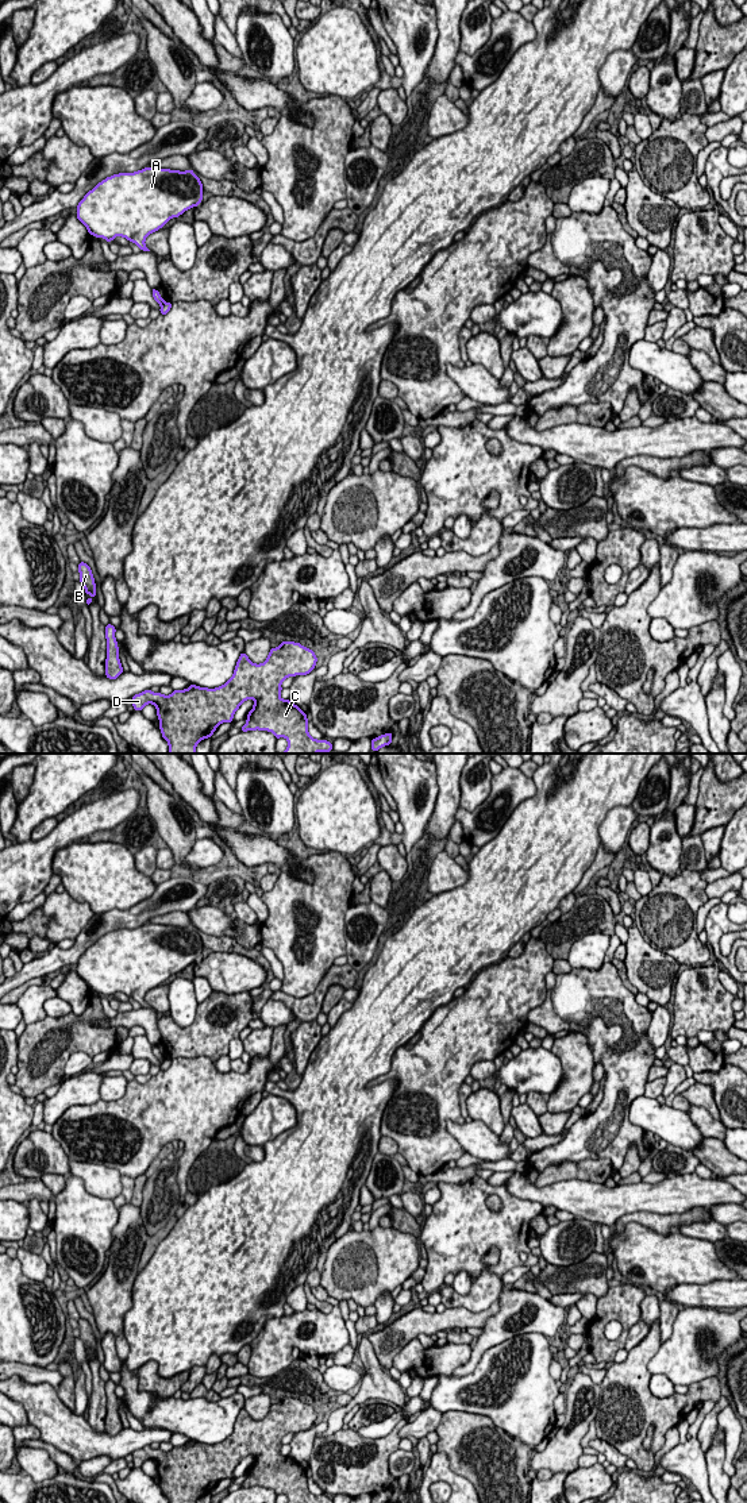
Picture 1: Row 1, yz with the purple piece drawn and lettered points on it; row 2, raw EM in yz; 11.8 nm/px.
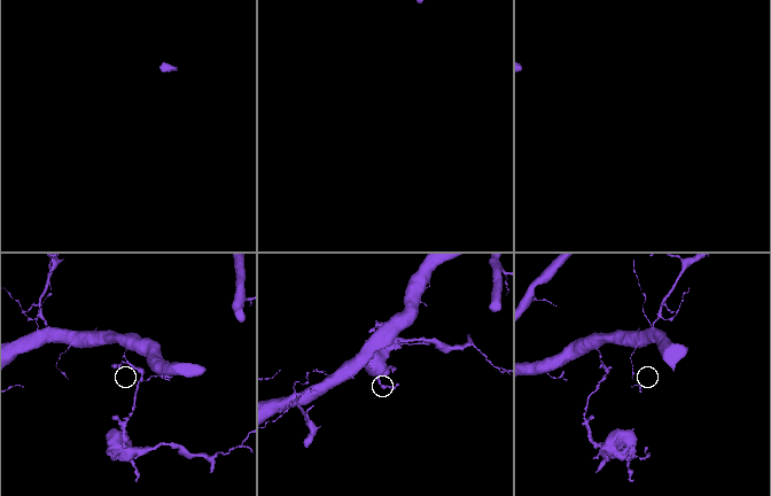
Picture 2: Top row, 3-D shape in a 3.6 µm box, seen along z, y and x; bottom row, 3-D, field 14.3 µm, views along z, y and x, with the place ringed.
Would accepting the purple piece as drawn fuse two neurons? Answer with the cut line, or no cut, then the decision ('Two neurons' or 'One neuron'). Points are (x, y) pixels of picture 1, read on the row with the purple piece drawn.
Split along yz (165, 303), (161, 307). Two neurons

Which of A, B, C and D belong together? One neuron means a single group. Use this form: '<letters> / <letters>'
A / B C D

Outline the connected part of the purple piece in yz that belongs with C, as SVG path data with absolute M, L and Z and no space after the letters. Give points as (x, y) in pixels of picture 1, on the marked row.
M282 641L278 647L270 648L269 656L261 664L253 663L246 652L242 652L234 675L224 685L208 689L190 685L185 690L174 690L170 695L163 695L159 691L153 693L150 689L132 695L134 710L142 710L147 704L157 708L159 729L162 737L169 744L169 754L196 754L199 741L213 735L217 725L222 722L232 722L234 713L239 706L253 698L254 706L247 714L246 724L240 728L247 731L267 731L276 739L285 737L288 748L282 754L316 754L332 751L332 743L327 740L316 740L308 733L308 718L297 705L289 700L282 700L281 683L288 677L307 675L316 666L317 658L315 652L300 643Z

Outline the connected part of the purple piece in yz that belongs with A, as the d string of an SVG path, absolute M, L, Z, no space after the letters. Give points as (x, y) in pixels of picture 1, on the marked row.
M145 167L135 173L119 173L107 177L89 190L77 205L77 219L96 238L112 242L123 236L142 251L150 251L146 238L162 228L170 219L178 217L203 200L203 184L192 169L186 172Z

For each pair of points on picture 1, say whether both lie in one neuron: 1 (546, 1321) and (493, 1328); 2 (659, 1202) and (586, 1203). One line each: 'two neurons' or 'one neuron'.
1: one neuron
2: one neuron

